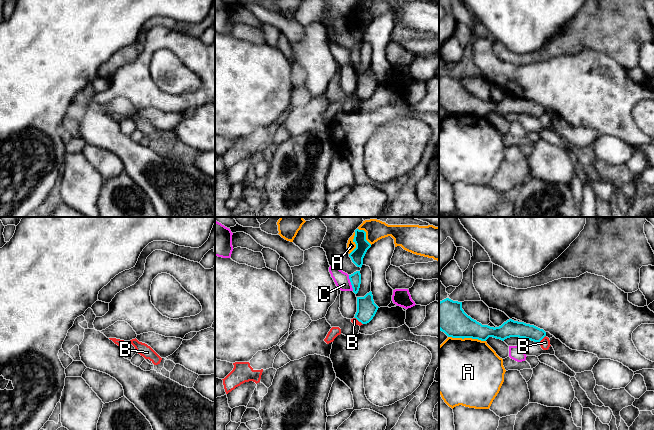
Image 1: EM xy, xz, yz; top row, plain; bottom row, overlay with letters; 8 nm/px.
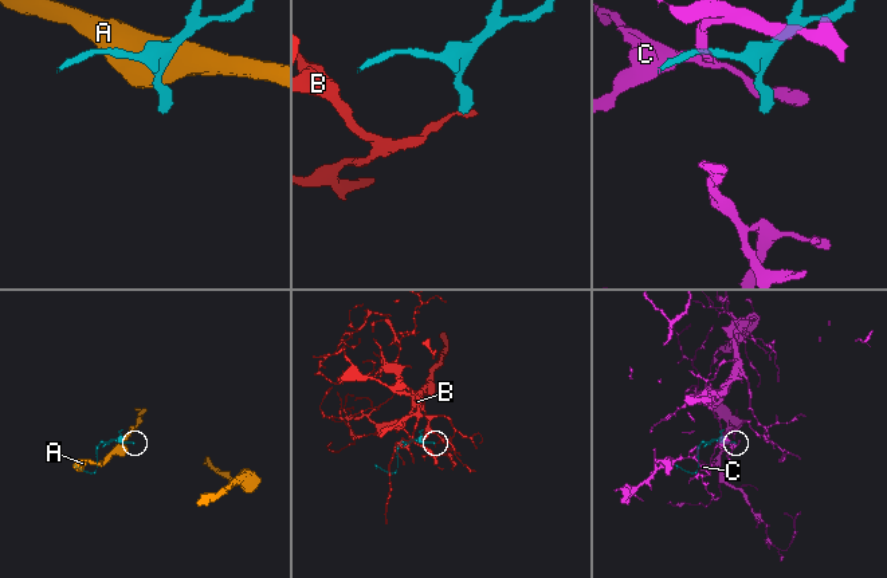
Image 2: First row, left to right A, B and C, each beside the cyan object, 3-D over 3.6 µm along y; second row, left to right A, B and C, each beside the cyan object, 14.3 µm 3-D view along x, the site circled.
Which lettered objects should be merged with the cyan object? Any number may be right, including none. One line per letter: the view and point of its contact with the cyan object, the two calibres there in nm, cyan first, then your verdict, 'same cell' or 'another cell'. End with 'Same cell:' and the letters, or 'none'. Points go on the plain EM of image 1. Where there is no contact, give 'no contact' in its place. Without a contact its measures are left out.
A: meets cyan in yz at (467, 113); 260 nm thick on the cyan side, 480 nm on the other; another cell
B: meets cyan in yz at (541, 115); 130 nm thick on the cyan side, 80 nm on the other; another cell
C: meets cyan in xz at (351, 59); 90 nm thick on the cyan side, 120 nm on the other; another cell
Same cell: none

